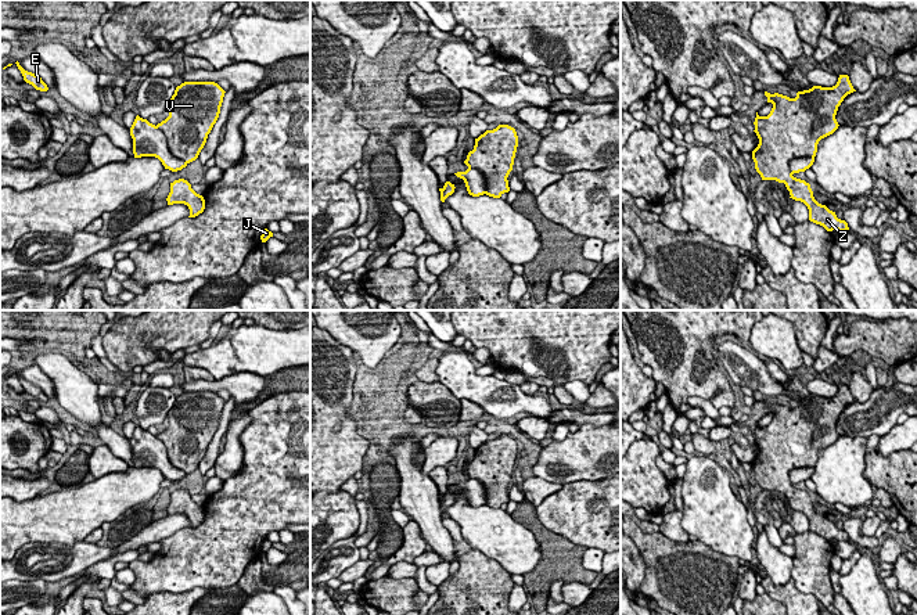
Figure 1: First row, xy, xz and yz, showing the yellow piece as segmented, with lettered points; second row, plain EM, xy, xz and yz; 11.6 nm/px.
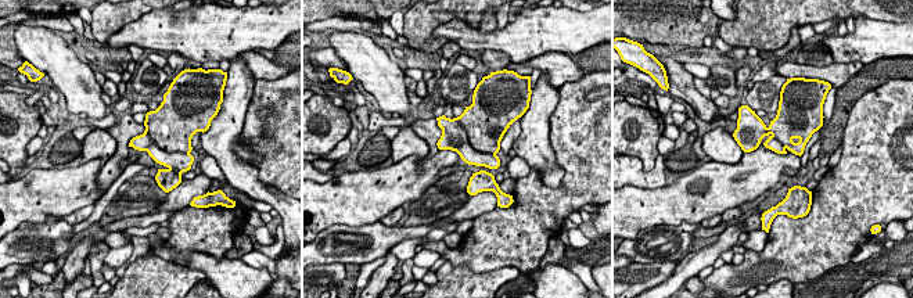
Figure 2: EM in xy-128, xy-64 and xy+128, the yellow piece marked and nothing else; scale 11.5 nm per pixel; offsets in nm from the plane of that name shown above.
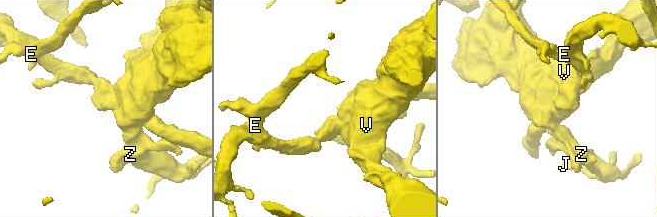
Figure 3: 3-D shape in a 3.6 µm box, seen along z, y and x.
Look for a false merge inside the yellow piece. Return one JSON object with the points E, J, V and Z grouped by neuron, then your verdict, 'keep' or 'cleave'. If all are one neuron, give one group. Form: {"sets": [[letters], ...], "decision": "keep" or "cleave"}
{"sets": [["E"], ["J", "V", "Z"]], "decision": "cleave"}

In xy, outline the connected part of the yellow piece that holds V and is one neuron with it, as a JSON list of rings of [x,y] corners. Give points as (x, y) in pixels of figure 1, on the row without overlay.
[[[184,392],[168,413],[169,427],[157,435],[173,467],[190,474],[216,434],[224,400],[215,392]]]

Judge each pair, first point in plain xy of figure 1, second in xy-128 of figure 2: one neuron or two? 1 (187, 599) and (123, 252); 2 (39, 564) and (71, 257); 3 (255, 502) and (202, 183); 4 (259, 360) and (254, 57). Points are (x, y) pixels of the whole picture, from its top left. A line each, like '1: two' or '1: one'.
1: two
2: two
3: two
4: two

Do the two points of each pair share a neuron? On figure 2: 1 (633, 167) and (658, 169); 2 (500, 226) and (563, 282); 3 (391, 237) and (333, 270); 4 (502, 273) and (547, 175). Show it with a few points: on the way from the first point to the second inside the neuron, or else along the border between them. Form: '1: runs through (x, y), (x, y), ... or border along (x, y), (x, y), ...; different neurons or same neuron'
1: runs through (639, 172), (642, 175), (653, 175); same neuron
2: border along (538, 266), (529, 270); different neurons
3: border along (344, 264), (316, 265); different neurons
4: border along (552, 150), (556, 164), (564, 172), (561, 189); different neurons

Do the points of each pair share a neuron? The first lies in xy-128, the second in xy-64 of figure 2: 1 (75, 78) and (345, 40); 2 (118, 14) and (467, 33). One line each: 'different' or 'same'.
1: same
2: different

